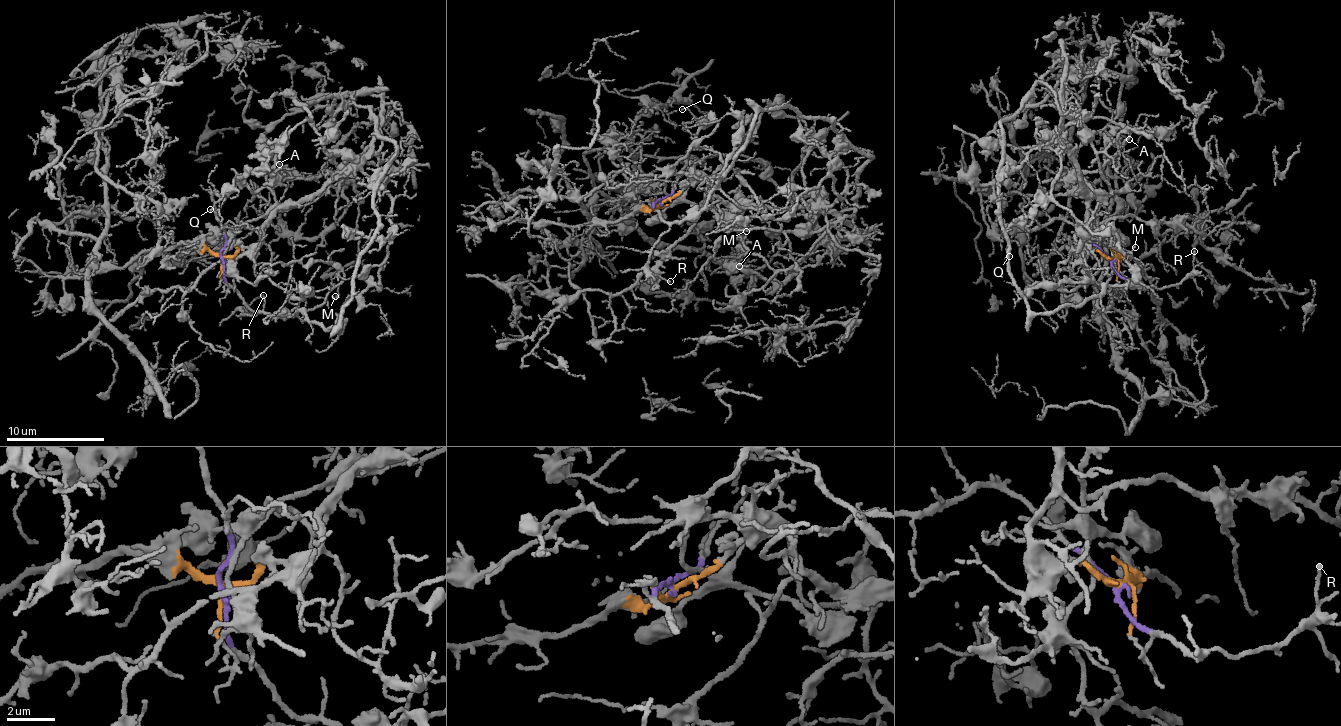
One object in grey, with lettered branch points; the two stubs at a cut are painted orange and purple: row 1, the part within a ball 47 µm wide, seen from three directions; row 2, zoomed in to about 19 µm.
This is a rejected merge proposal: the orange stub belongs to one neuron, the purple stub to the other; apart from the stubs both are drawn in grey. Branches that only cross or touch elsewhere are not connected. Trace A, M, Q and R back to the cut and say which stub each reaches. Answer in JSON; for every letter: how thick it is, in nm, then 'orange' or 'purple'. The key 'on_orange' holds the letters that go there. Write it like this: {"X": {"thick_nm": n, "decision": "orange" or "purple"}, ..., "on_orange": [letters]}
{"A": {"thick_nm": 150, "decision": "orange"}, "M": {"thick_nm": 120, "decision": "purple"}, "Q": {"thick_nm": 120, "decision": "purple"}, "R": {"thick_nm": 120, "decision": "purple"}, "on_orange": ["A"]}

